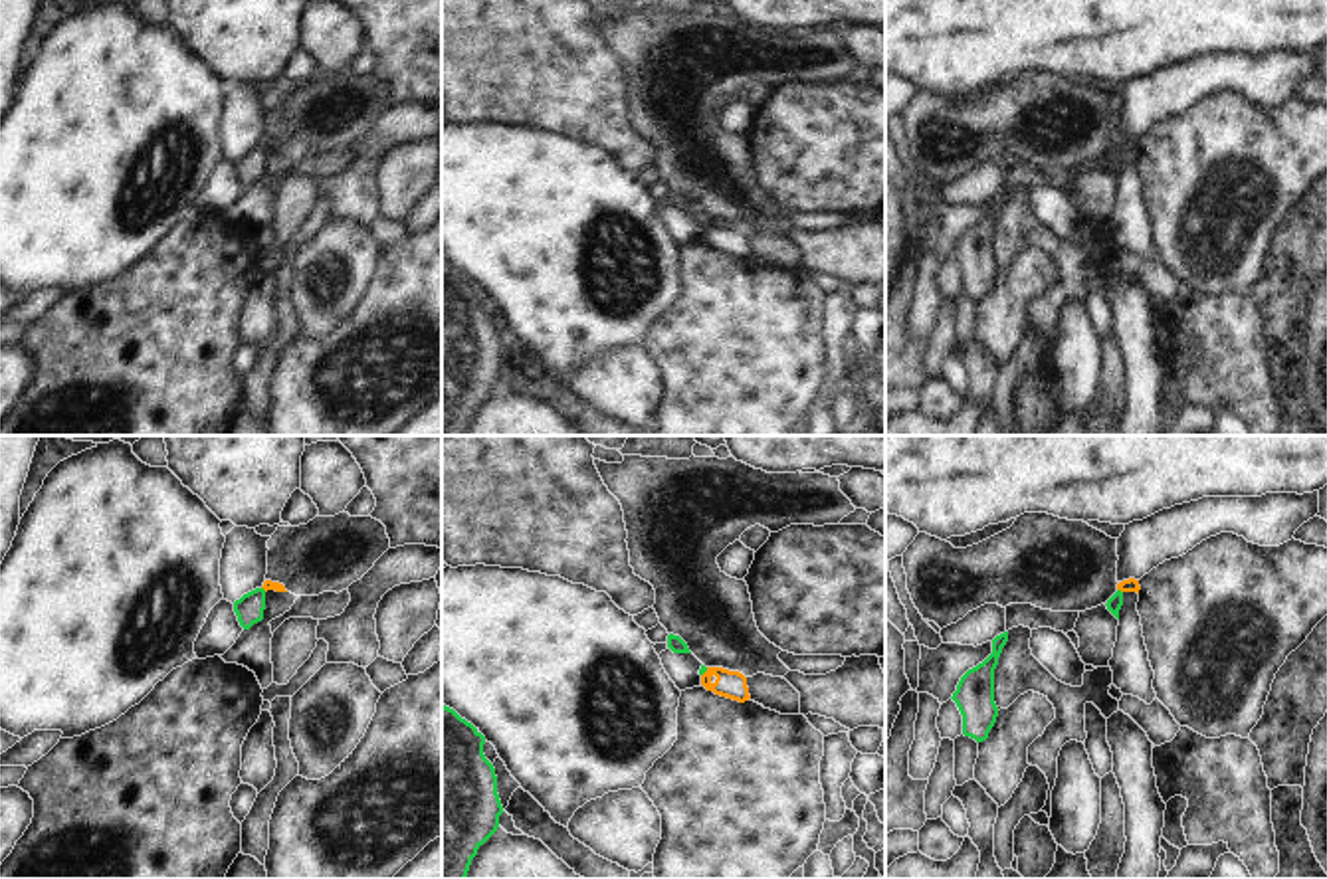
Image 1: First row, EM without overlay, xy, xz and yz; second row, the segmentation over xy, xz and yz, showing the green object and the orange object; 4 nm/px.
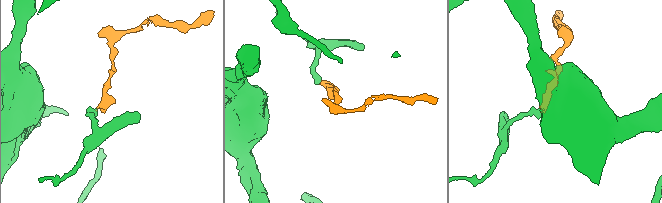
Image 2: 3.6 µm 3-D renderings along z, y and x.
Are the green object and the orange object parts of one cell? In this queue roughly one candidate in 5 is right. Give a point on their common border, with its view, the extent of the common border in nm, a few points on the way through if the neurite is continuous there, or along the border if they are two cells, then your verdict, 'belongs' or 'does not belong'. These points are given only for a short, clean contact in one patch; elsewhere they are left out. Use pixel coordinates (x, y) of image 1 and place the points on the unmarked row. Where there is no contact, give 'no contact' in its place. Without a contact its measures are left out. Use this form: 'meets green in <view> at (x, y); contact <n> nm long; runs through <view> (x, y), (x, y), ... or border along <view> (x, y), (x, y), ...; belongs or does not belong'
meets green in yz at (1120, 147); contact 30 nm long; border along yz (1118, 145), (1122, 149); does not belong

